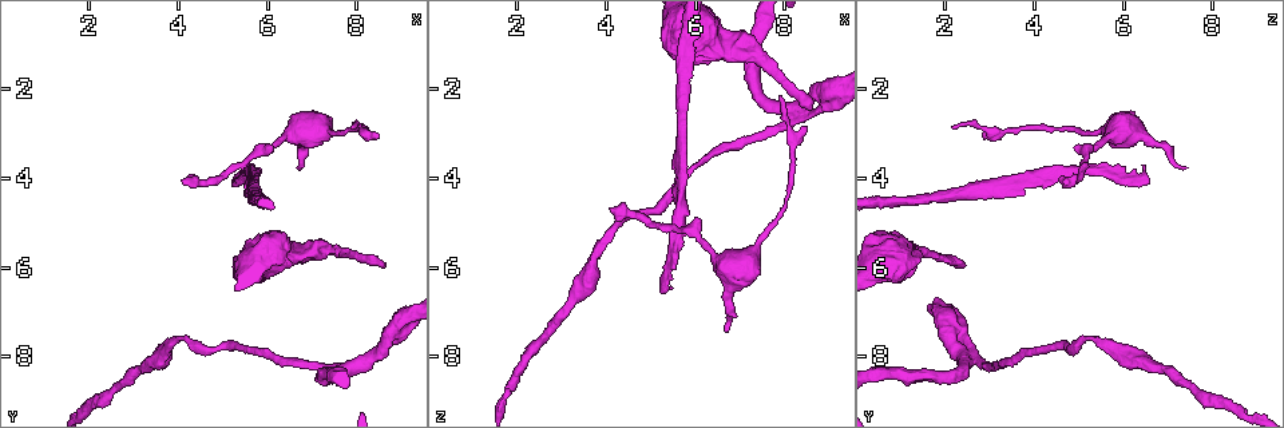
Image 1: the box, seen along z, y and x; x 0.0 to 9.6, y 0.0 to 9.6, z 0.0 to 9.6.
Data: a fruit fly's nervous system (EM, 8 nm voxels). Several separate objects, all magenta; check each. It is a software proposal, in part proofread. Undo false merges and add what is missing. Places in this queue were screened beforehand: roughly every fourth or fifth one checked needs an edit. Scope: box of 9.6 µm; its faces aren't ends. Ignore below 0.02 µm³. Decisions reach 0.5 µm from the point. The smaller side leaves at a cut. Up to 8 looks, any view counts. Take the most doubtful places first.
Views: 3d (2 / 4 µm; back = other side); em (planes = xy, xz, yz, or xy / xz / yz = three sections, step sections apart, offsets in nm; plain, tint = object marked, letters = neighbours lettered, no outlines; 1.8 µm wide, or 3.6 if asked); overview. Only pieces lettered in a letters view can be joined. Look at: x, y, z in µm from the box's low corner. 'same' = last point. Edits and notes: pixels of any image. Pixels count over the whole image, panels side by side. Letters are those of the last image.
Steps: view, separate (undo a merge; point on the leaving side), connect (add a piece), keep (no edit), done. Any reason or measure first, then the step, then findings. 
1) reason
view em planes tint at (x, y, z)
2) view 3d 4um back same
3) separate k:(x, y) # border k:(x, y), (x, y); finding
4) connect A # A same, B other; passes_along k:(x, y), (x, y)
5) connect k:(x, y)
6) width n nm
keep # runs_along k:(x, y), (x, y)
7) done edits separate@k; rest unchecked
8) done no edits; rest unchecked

long arm stops here
view 3d 2um at (8.65, 6.00, 2.40)

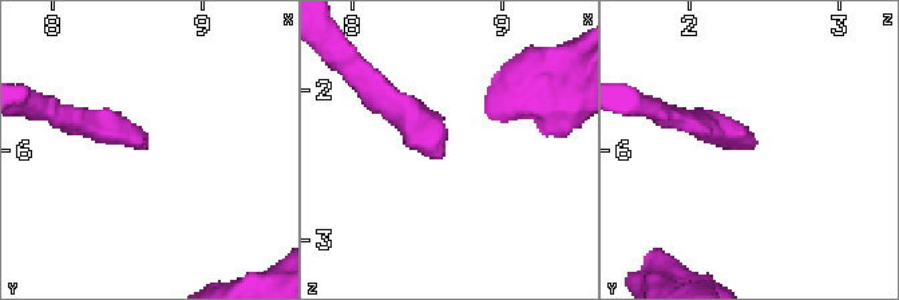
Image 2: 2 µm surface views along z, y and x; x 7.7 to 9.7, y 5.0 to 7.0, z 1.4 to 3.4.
view em xz step 8 letters at (8.64, 5.98, 2.42)

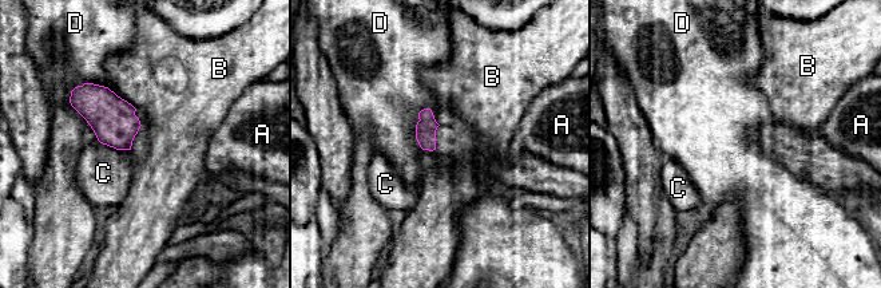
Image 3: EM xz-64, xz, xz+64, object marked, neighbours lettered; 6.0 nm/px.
keep # A other, B other, C other, D other; border 3:(84, 82), (70, 105), (100, 142); no lettered piece goes on from it

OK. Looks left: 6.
four or more arms meet
view 3d 2um back at (5.65, 3.75, 5.10)

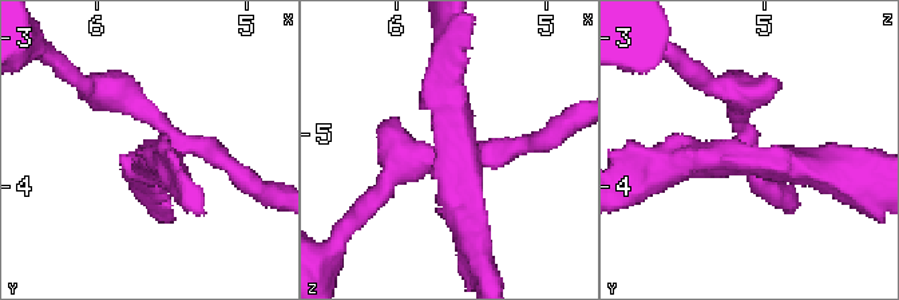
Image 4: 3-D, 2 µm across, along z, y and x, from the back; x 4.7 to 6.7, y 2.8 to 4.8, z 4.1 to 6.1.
view em planes letters at (5.60, 3.70, 5.16)

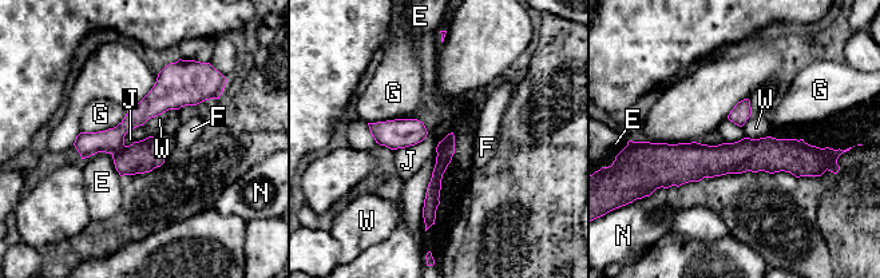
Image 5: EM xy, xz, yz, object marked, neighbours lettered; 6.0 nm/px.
separate 5:(141, 157) # E other, F other, G other, J other, N other, W other; border 5:(123, 145), (113, 154); two neurons meet here

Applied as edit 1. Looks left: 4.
three-way junction
view 3d 2um at (8.15, 8.20, 2.45)

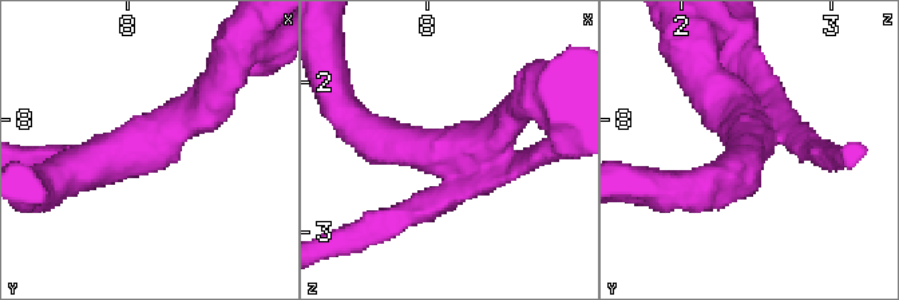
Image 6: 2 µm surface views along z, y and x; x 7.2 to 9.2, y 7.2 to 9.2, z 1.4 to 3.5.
arms 3; arm_widths 180, 280, 280 nm; now the EM
view em xy step 4 tint at (8.12, 8.14, 2.52)

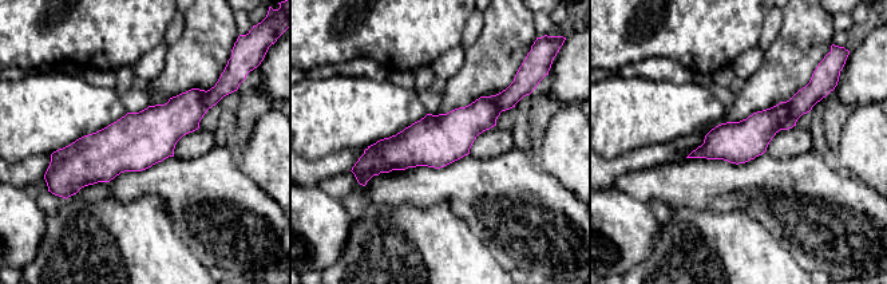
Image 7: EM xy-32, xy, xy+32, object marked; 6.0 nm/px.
another direction
view em planes letters same

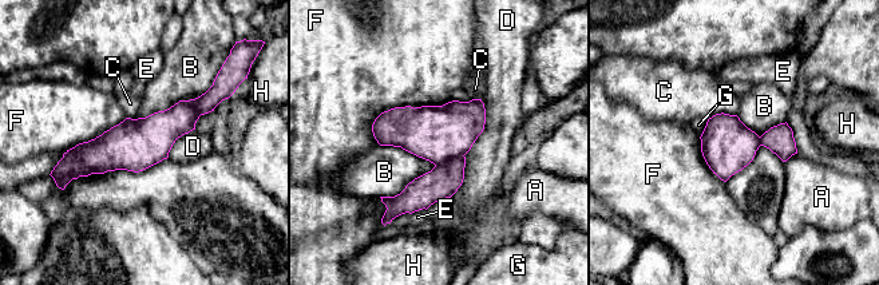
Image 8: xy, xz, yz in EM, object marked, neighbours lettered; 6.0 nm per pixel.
longest_contact D 650 nm
keep # A other, B other, C other, D other, E other, F other, G other, H other; runs_along 8:(210, 107), (62, 163); one neuron here

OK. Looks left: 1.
done edits separate@5; rest unchecked

